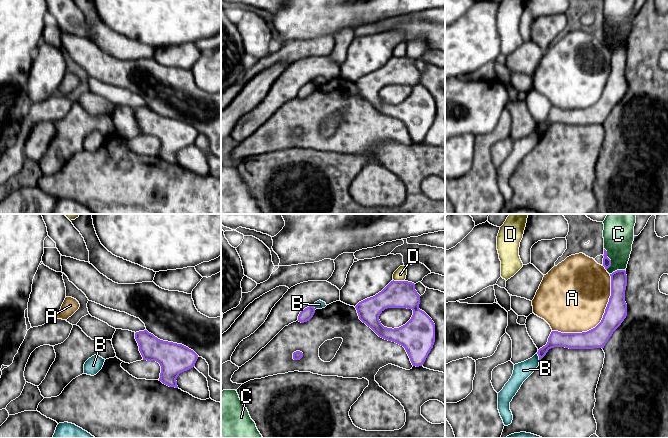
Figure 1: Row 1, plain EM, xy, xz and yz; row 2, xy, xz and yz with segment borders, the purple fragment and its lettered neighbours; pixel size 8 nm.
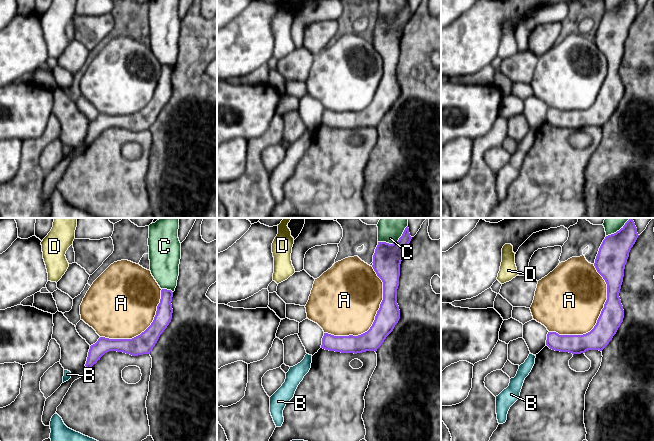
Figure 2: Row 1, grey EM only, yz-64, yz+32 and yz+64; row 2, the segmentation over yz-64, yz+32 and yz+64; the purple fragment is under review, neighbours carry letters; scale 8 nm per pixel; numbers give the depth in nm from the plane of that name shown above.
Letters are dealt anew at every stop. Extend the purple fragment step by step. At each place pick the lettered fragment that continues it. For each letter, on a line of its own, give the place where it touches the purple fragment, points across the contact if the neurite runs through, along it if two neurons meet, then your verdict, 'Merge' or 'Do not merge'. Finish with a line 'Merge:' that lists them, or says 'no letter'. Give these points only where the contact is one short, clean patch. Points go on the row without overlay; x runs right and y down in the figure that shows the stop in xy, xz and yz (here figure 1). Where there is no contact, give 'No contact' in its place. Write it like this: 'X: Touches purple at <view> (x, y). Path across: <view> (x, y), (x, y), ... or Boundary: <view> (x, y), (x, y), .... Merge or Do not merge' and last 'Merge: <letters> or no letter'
A: Touches purple at yz (600, 98). Do not merge
B: Touches purple at yz (539, 133). Boundary: yz (536, 129), (539, 136). Do not merge
C: Touches purple at yz (609, 35). Do not merge
D: Touches purple at xz (399, 57). Do not merge
Merge: no letter

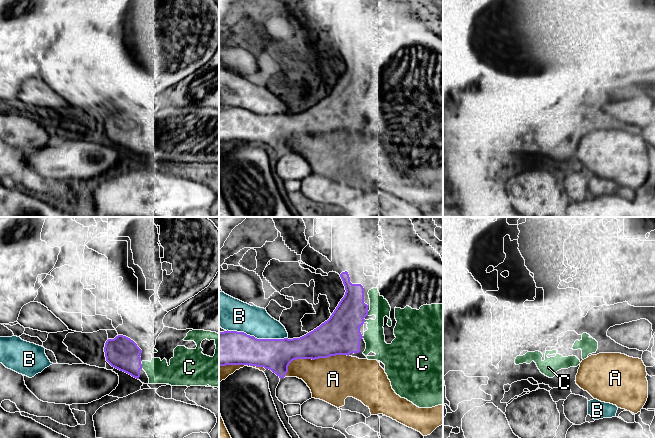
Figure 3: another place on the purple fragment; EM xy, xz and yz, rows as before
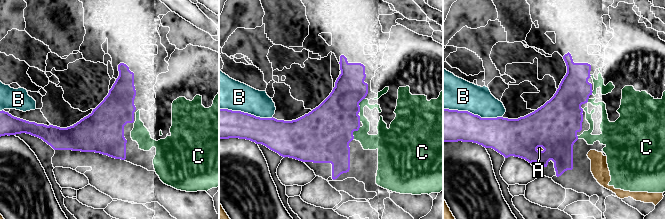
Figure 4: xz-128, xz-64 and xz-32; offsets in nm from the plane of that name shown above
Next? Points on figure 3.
A: Touches purple at xz (312, 135). Do not merge
B: Touches purple at xz (256, 114). Do not merge
C: Touches purple at xy (141, 142). Merge
Merge: C

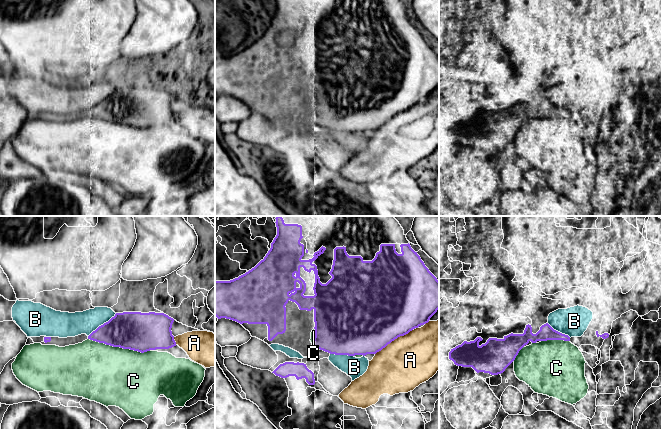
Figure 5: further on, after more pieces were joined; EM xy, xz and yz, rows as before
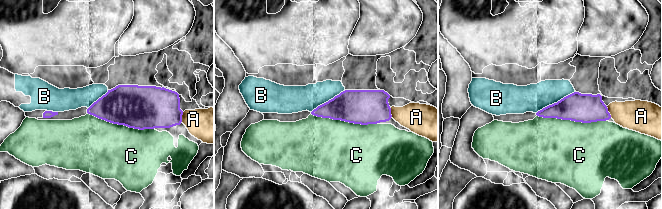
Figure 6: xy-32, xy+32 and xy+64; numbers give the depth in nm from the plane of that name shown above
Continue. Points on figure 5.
A: Touches purple at xz (393, 116). Do not merge
B: Touches purple at xy (103, 100). Do not merge
C: Touches purple at xy (119, 122). Do not merge
Merge: no letter

